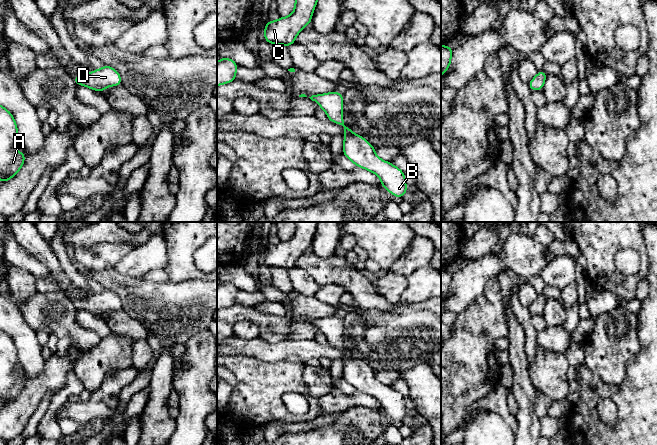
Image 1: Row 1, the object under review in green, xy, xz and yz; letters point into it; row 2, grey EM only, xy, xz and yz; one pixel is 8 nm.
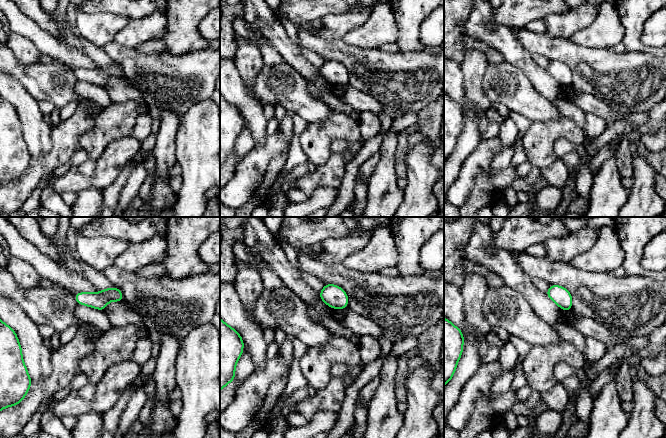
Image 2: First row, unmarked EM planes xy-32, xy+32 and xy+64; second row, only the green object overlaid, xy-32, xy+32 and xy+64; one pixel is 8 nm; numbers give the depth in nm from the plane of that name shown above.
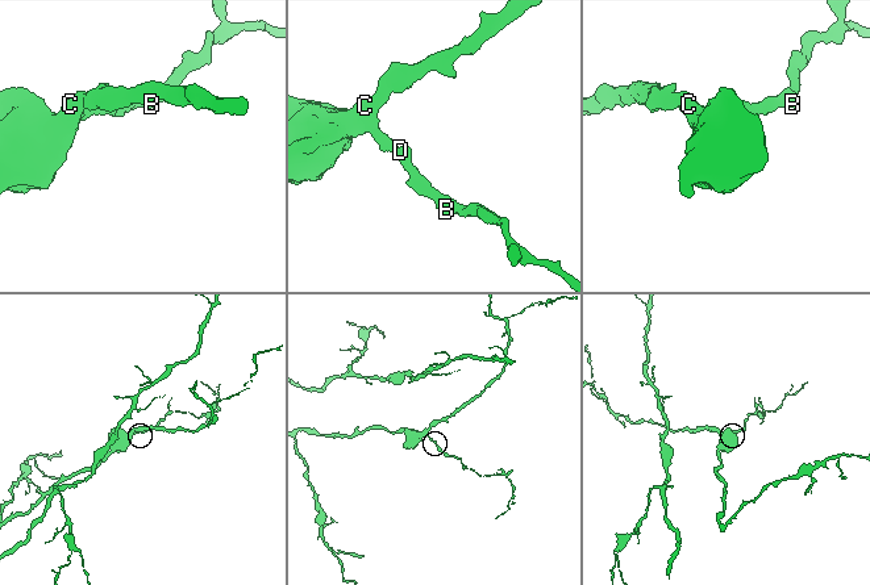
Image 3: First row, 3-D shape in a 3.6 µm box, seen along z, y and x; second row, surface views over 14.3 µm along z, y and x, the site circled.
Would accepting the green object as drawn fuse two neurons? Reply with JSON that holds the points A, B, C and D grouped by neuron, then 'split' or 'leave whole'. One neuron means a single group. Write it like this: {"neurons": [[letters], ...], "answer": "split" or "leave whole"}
{"neurons": [["A", "B", "C", "D"]], "answer": "leave whole"}

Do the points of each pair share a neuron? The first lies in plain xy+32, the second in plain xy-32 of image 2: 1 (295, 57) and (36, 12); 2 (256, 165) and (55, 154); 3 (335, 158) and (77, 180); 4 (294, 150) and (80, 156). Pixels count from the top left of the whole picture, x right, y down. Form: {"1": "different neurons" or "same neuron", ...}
{"1": "same neuron", "2": "same neuron", "3": "same neuron", "4": "same neuron"}

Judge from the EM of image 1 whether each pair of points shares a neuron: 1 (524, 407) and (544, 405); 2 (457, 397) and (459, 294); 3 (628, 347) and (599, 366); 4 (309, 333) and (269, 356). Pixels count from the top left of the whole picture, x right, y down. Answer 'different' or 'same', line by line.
1: different
2: different
3: same
4: different

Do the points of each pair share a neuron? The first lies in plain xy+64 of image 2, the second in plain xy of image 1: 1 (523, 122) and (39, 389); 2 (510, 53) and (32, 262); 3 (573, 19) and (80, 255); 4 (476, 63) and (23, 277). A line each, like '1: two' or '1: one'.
1: two
2: two
3: one
4: one

